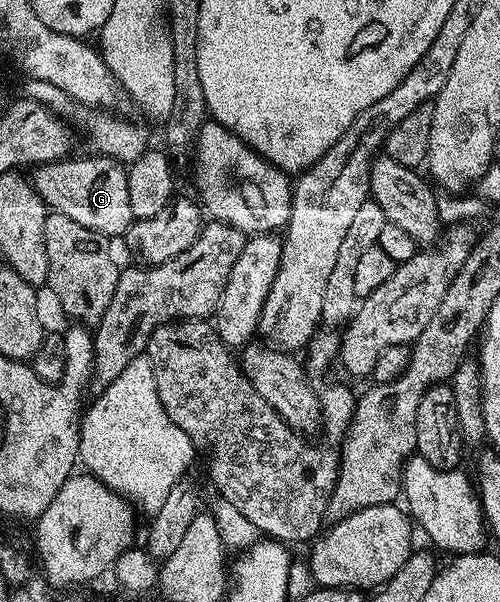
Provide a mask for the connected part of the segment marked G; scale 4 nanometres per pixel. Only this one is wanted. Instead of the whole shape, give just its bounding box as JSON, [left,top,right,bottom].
[31,154,132,237]

